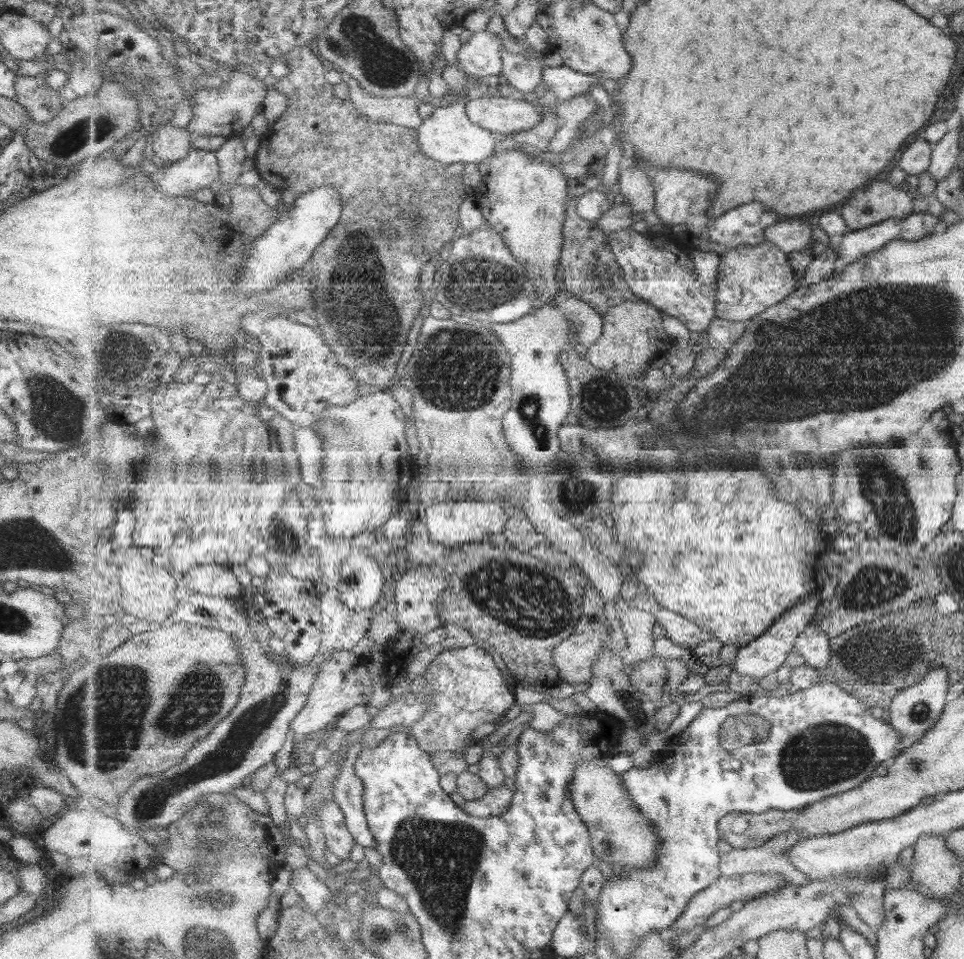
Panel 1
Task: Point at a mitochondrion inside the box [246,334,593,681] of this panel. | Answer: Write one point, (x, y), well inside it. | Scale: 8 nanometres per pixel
(534, 604)

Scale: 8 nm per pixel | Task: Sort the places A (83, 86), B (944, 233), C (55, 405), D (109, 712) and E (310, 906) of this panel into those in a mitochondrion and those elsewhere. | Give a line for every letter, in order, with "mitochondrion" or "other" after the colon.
A: other
B: other
C: mitochondrion
D: mitochondrion
E: other

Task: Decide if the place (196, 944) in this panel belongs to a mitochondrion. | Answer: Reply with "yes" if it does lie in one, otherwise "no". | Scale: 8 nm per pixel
yes

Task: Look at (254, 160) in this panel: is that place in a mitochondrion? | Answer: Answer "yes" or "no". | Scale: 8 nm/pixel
no

